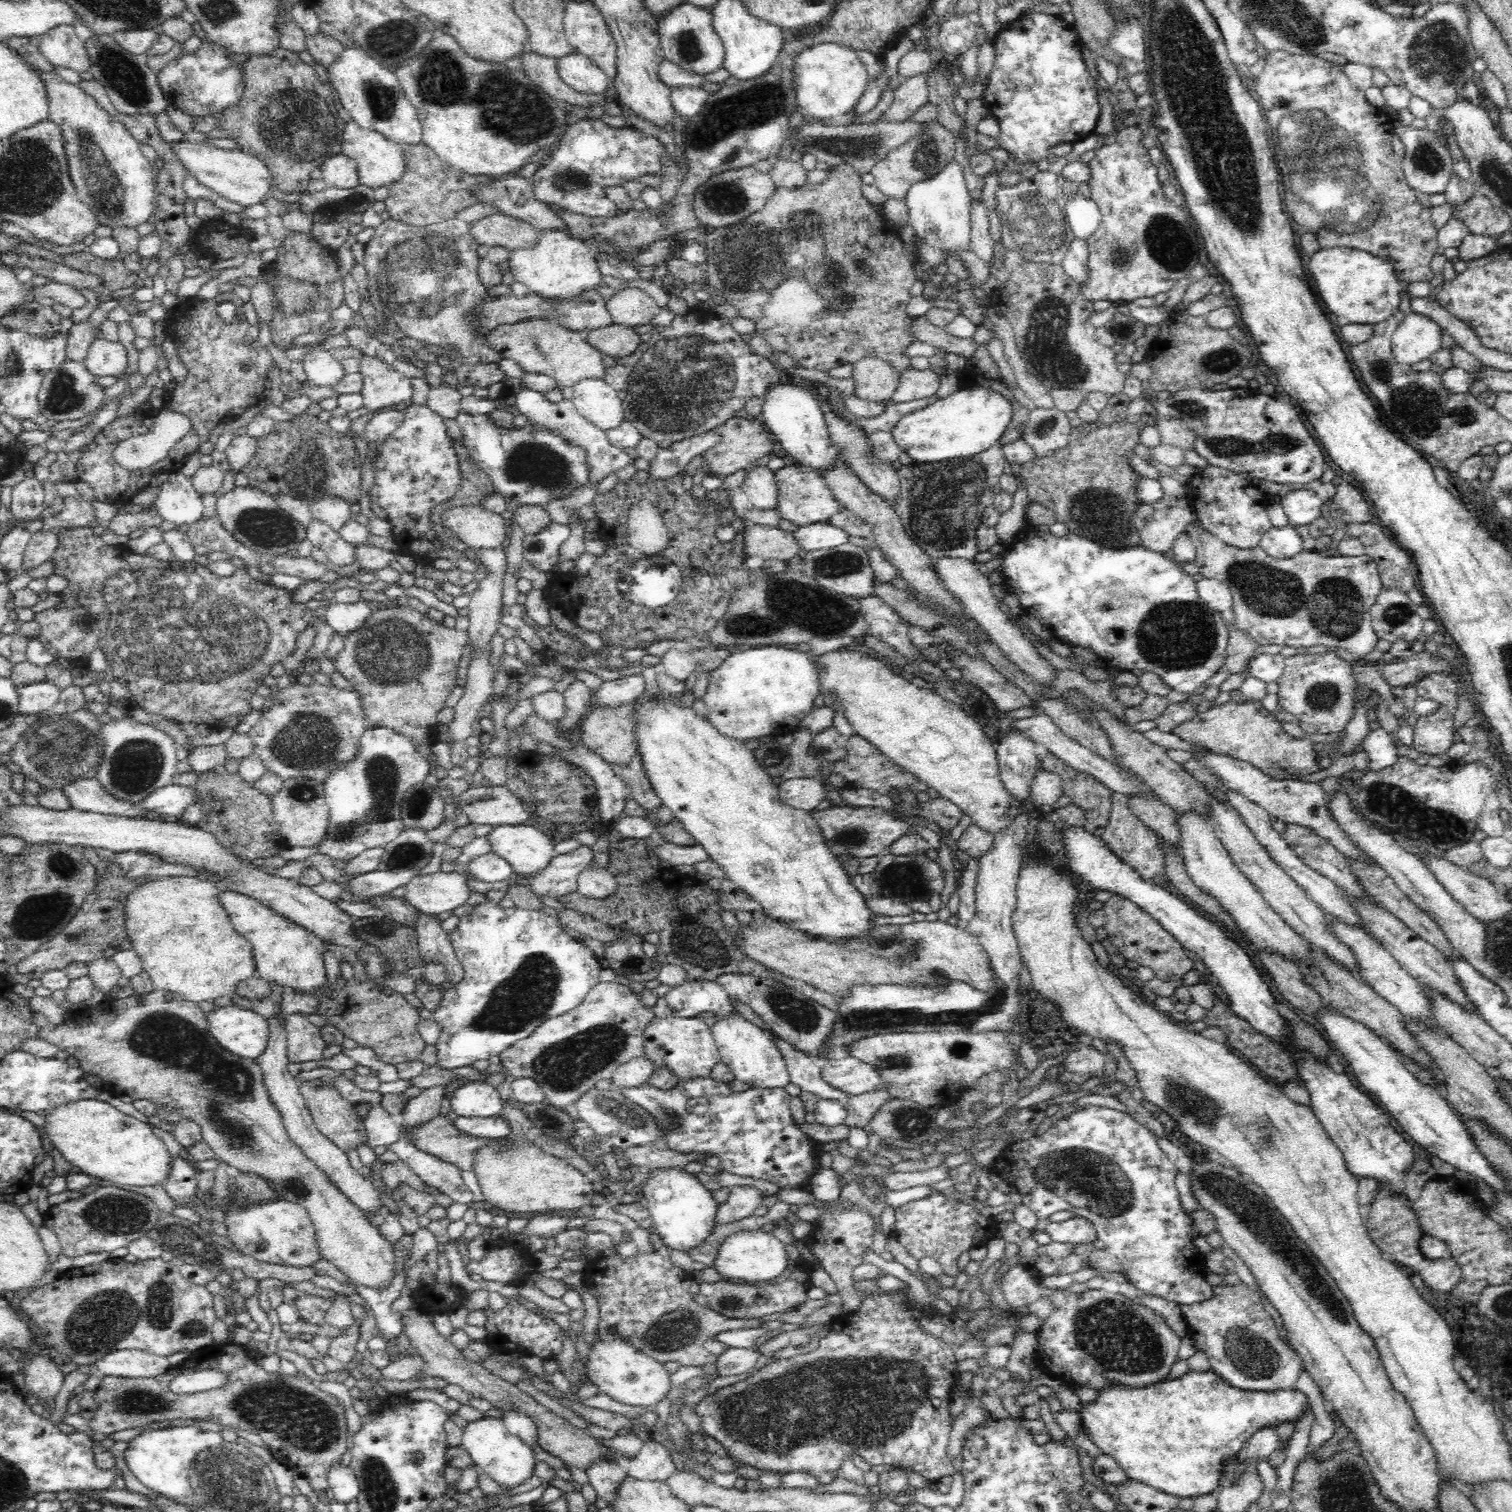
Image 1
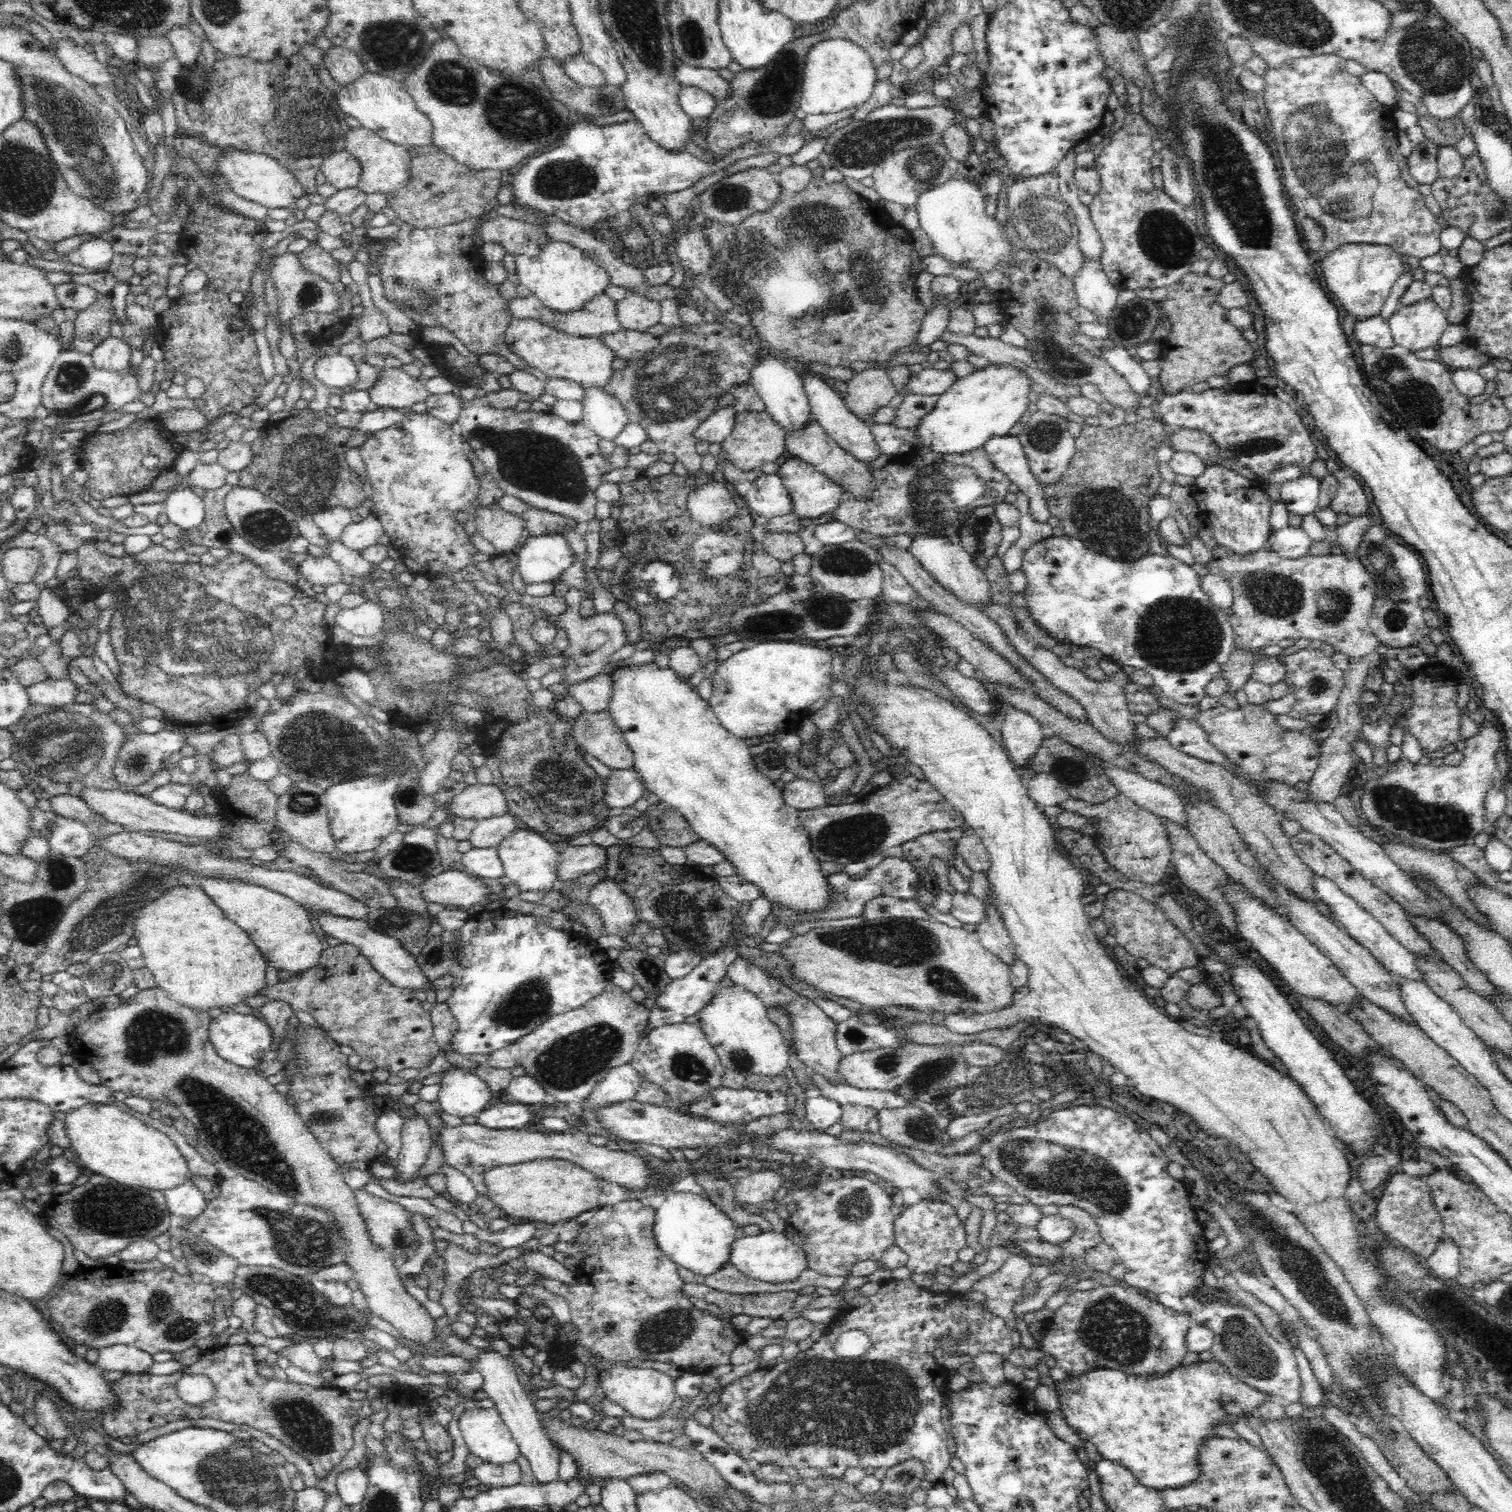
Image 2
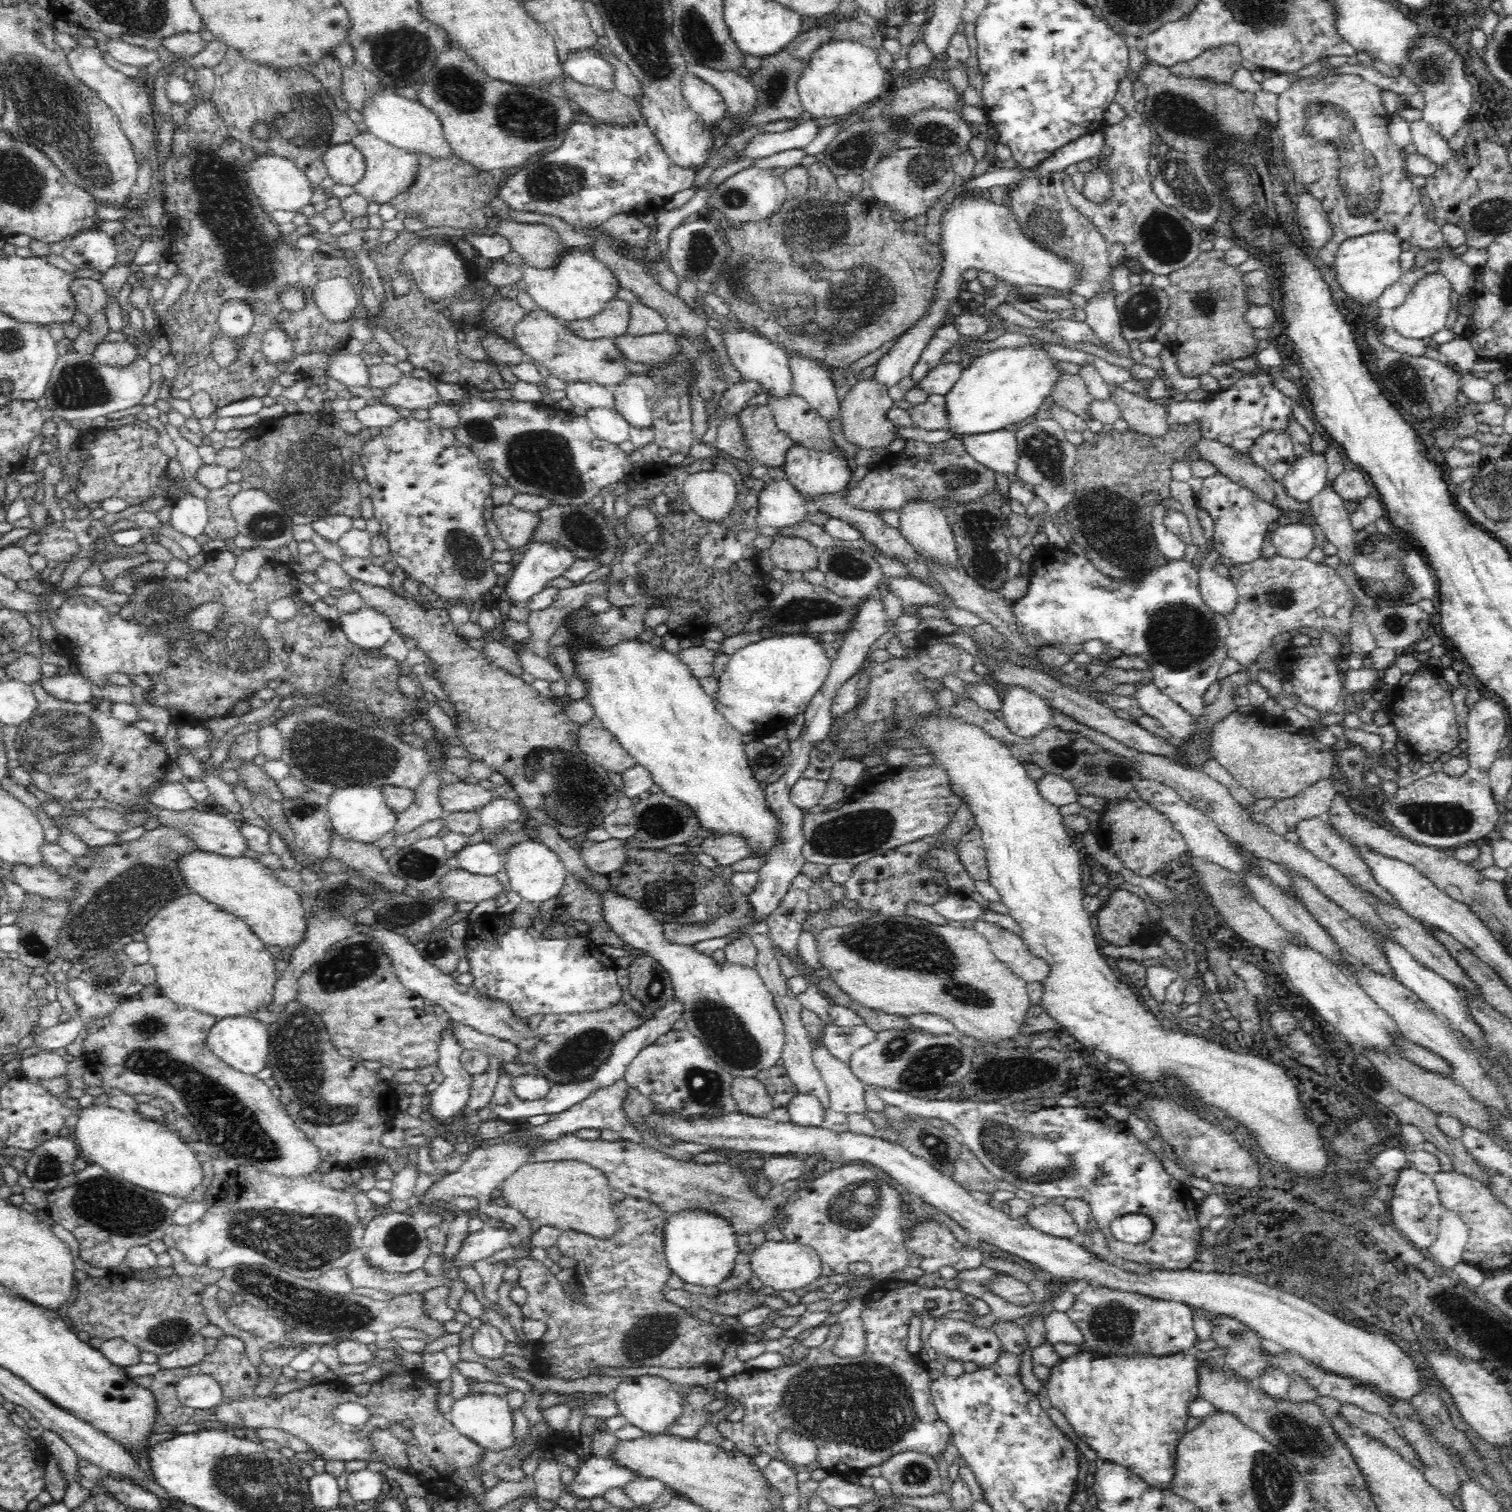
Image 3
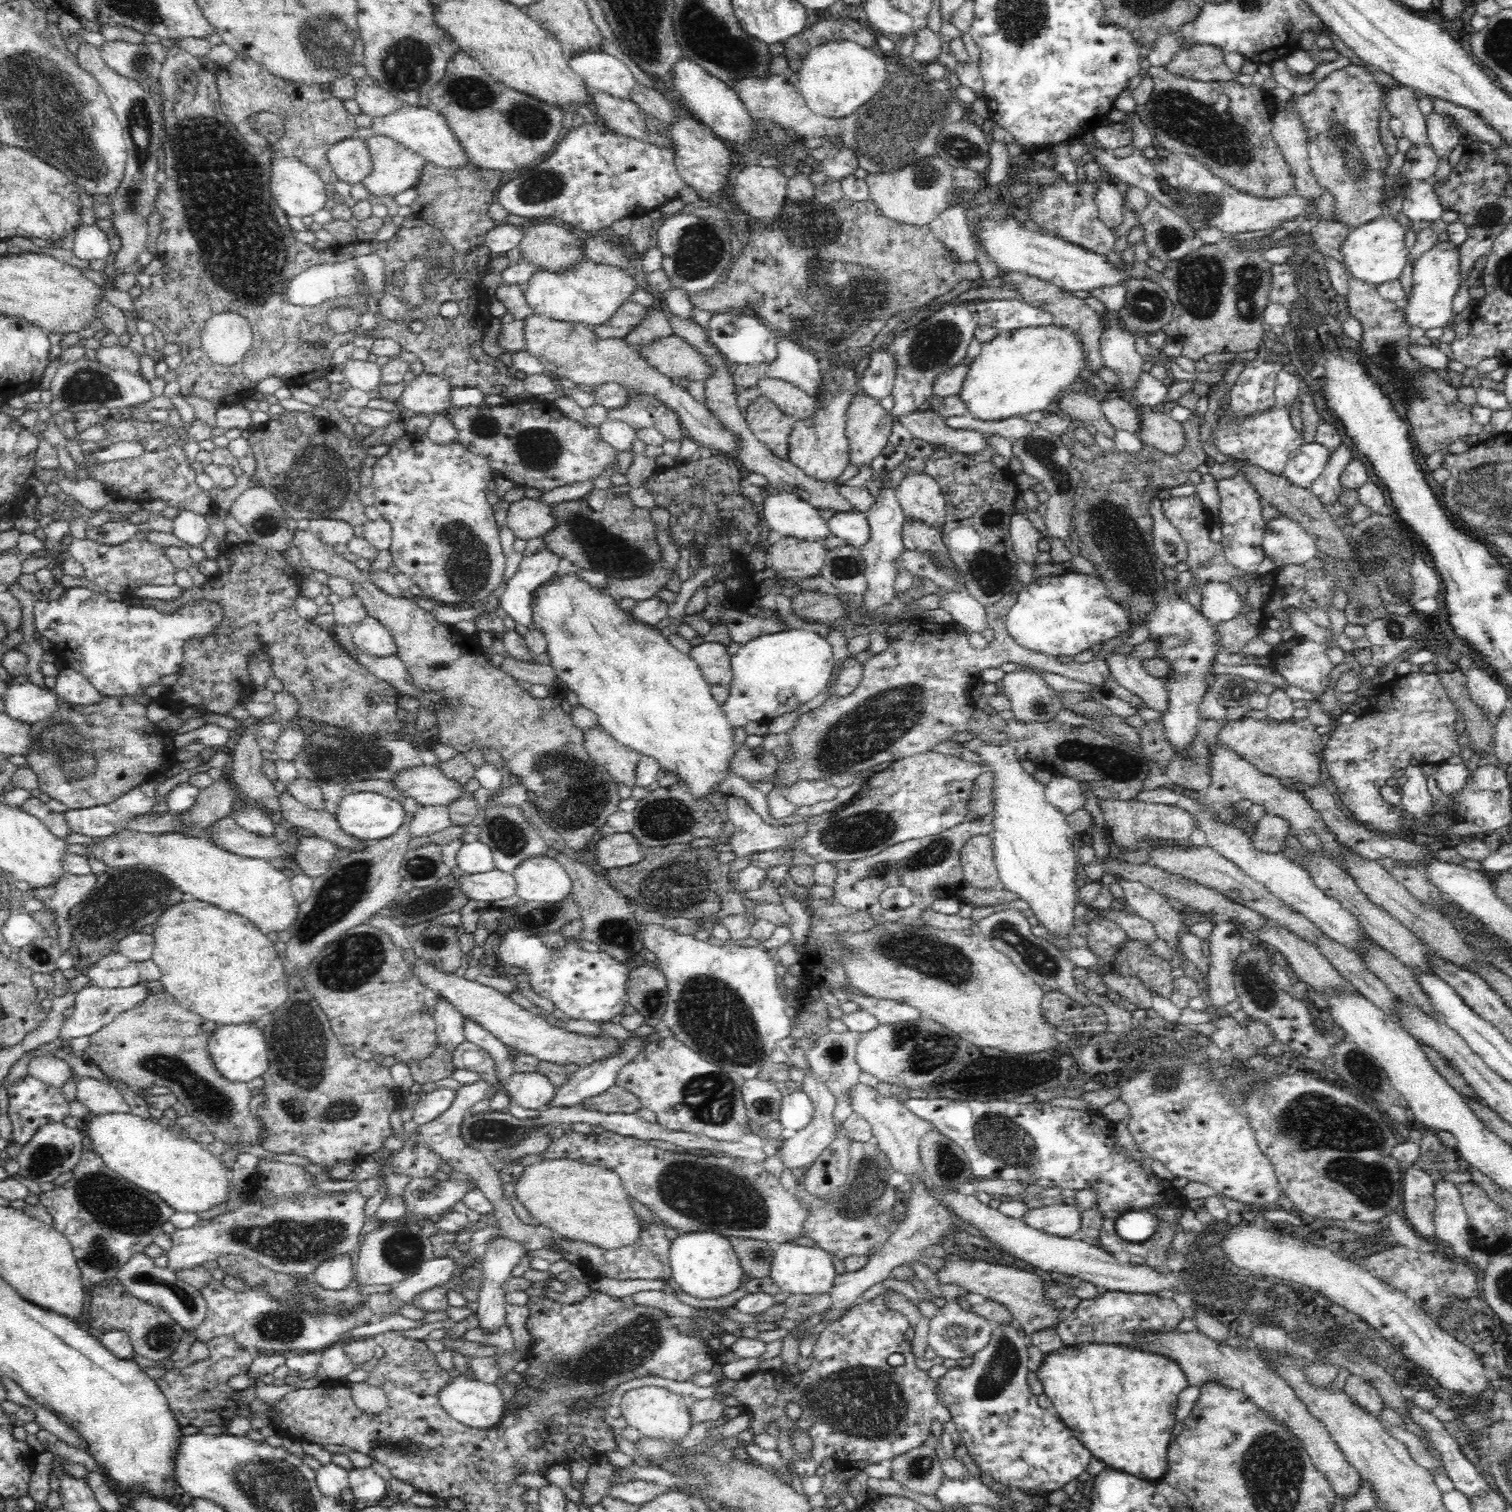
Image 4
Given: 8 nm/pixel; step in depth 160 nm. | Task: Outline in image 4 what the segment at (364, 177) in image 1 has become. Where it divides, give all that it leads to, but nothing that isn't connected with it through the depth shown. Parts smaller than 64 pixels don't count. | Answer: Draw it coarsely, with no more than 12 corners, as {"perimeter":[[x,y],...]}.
{"perimeter":[[394,139],[366,140],[368,194],[416,187],[427,160]]}

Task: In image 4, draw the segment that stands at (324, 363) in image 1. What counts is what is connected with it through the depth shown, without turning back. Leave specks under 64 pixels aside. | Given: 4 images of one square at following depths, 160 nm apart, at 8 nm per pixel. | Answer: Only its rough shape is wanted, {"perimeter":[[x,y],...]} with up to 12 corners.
{"perimeter":[[350,357],[339,368],[347,387],[371,394],[383,384],[375,362]]}

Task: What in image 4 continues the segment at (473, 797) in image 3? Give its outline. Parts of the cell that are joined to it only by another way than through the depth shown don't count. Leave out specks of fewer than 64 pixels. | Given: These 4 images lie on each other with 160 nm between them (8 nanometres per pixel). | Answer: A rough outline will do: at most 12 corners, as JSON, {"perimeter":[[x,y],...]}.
{"perimeter":[[435,765],[398,773],[392,783],[403,802],[449,806],[464,785]]}

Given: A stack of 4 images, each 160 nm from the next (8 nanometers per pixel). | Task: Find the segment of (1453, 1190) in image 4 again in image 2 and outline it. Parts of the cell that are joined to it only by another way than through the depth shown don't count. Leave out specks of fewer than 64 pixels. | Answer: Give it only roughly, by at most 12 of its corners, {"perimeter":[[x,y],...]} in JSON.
{"perimeter":[[1450,1238],[1426,1259],[1439,1279],[1460,1272],[1460,1247]]}

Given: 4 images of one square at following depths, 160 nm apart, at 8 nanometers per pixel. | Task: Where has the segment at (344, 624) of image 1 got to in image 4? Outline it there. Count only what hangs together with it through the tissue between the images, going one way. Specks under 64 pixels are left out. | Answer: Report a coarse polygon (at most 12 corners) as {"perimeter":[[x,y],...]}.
{"perimeter":[[376,618],[350,630],[357,648],[377,658],[399,655],[394,635]]}

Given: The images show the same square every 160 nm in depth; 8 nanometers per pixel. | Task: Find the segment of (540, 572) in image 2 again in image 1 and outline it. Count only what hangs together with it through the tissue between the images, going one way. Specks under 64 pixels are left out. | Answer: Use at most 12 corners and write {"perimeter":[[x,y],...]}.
{"perimeter":[[552,522],[523,539],[523,558],[540,572],[559,563],[569,526]]}

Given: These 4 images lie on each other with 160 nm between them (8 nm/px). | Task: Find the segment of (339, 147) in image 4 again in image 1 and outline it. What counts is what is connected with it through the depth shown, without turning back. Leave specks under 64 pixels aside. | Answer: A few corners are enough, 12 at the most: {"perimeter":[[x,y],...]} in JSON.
{"perimeter":[[342,153],[320,162],[328,187],[360,184],[357,162]]}

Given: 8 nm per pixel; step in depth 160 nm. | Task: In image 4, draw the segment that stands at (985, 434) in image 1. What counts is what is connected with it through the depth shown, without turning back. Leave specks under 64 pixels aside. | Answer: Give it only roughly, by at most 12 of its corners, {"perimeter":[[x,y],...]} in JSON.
{"perimeter":[[1068,325],[1001,331],[958,396],[976,421],[1044,412],[1080,379]]}

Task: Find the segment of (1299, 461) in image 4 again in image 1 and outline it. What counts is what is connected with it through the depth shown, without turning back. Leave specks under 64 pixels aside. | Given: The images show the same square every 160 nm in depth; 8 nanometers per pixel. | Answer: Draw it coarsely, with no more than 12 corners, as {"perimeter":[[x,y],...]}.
{"perimeter":[[1312,489],[1291,490],[1281,503],[1292,528],[1326,512]]}

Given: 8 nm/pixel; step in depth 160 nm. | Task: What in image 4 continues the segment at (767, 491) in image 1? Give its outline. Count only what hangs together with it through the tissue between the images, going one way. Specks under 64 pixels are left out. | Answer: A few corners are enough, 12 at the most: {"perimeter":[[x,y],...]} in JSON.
{"perimeter":[[770,491],[764,518],[773,535],[832,537],[818,510],[796,494]]}

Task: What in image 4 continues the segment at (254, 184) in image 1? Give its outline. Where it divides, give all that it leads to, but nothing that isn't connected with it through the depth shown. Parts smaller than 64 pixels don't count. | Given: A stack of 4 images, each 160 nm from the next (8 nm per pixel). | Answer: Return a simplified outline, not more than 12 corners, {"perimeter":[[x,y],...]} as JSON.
{"perimeter":[[293,158],[271,162],[270,196],[289,217],[324,209],[331,194]]}

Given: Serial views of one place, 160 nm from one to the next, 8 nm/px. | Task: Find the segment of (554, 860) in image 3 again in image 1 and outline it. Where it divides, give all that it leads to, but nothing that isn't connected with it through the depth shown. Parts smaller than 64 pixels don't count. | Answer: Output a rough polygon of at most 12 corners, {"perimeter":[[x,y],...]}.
{"perimeter":[[530,825],[495,826],[491,852],[518,878],[538,875],[555,845]]}

